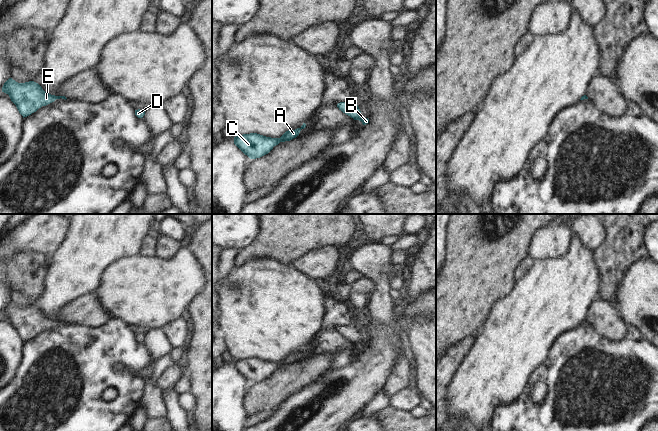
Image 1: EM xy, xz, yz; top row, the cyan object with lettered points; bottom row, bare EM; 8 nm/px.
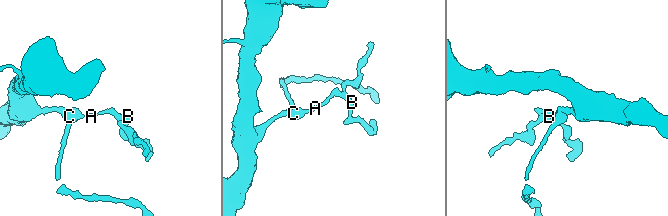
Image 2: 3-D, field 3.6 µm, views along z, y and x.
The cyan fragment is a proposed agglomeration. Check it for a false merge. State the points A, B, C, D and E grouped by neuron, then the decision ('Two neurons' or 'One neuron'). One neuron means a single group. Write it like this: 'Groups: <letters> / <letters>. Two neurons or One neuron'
Groups: A B C D E. One neuron

